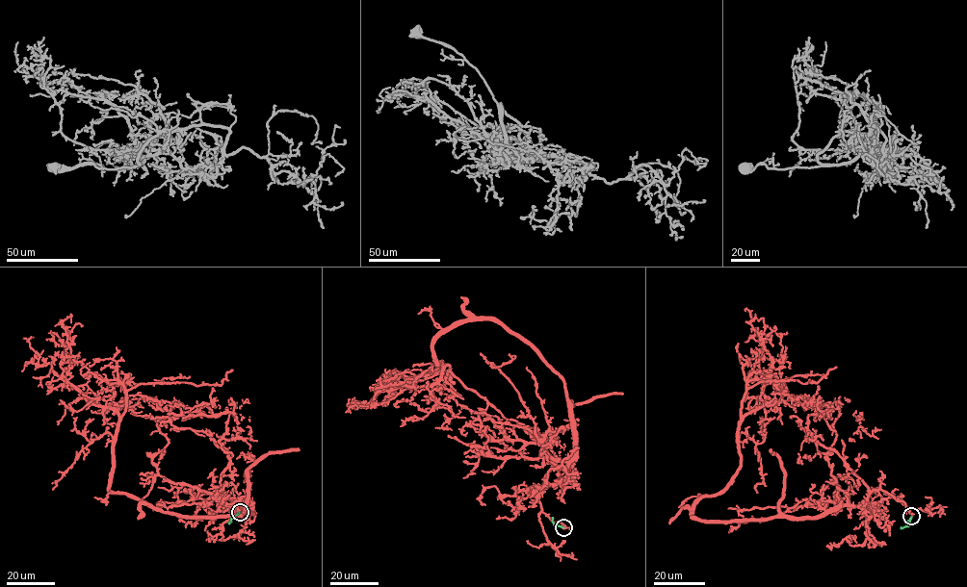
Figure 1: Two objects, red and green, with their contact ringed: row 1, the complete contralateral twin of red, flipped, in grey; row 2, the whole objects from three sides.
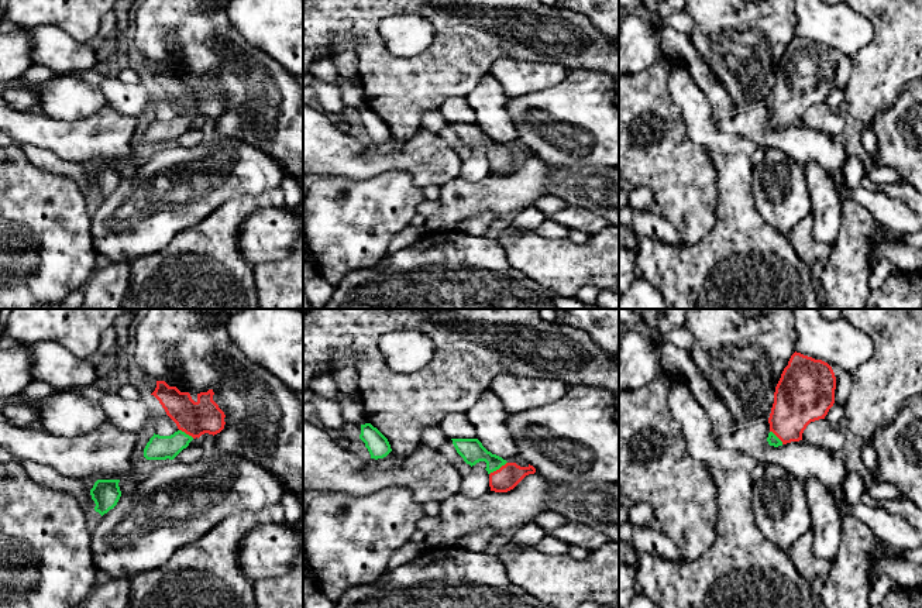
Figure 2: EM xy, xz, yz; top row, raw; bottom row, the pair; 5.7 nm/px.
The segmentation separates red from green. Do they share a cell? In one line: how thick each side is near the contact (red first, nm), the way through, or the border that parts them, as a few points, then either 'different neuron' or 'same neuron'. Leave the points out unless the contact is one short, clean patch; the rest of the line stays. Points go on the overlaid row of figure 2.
140 nm thick on the red side, 140 nm on the other; runs through xz (505, 478), (499, 469), (487, 456), (472, 452); same neuron

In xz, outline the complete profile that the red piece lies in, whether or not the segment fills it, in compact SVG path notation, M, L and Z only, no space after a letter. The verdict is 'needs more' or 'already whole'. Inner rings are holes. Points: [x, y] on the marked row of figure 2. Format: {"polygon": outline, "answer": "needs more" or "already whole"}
{"polygon": "M451 439L457 453L471 467L479 461L486 463L489 474L489 487L495 492L508 492L513 490L526 475L534 474L533 466L520 467L516 463L508 463L502 457L488 451L478 439Z", "answer": "needs more"}

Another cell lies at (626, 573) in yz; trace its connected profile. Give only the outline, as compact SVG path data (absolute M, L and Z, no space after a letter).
M619 564L619 608L626 608L636 594L636 569Z

